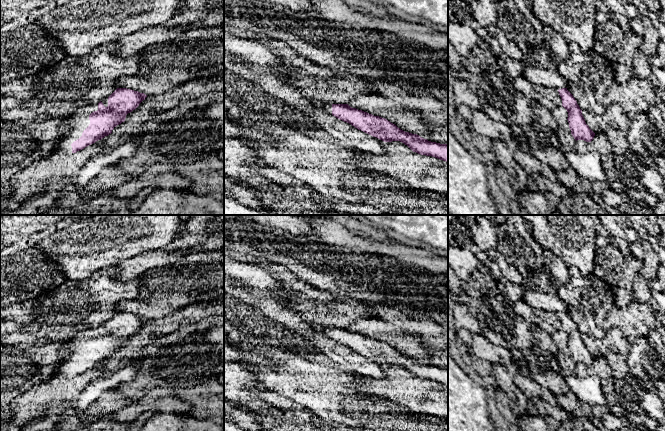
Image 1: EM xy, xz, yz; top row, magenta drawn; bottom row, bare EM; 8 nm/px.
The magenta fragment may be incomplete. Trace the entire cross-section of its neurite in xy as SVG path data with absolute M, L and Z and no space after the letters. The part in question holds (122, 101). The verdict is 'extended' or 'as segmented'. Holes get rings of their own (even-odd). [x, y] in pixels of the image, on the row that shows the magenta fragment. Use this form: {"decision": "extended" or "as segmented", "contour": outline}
{"decision": "extended", "contour": "M117 88L108 98L103 98L99 103L78 108L74 114L61 119L68 131L57 141L52 153L71 155L108 136L146 97L147 95L138 91Z"}

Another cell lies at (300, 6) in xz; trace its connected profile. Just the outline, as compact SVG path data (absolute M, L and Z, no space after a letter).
M267 0L267 1L280 4L285 8L297 13L317 17L315 15L314 10L311 8L311 3L309 0Z

